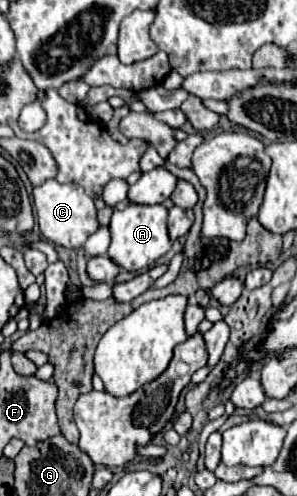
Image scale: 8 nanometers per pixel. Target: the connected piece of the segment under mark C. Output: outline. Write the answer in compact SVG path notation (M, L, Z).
M47 179L43 185L33 187L33 203L37 209L41 235L55 245L79 249L83 247L83 241L87 241L99 229L95 203L77 183L57 183L55 179Z

